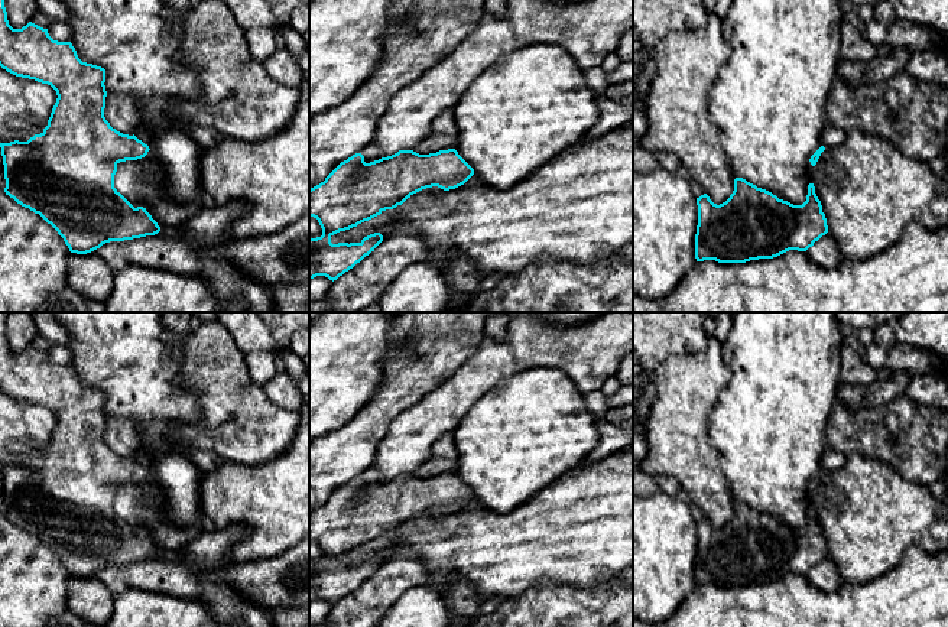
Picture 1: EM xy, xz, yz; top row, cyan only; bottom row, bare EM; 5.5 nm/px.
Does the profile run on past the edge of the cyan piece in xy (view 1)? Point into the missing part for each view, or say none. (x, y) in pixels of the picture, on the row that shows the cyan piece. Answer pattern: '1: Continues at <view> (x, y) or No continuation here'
1: No continuation here

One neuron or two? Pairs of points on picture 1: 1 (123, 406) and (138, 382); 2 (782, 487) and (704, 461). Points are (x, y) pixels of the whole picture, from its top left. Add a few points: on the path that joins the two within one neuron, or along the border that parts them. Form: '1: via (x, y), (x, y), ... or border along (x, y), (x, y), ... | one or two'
1: via (123, 400), (136, 387) | one
2: border along (708, 435), (720, 455), (720, 468), (734, 499) | two

